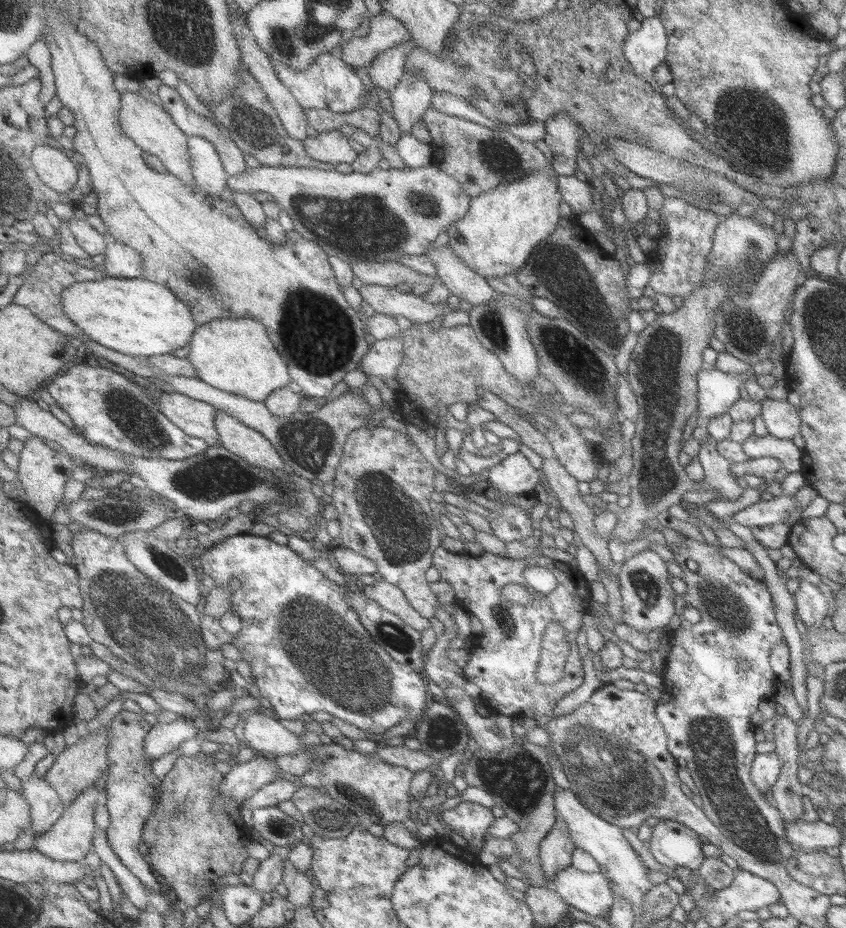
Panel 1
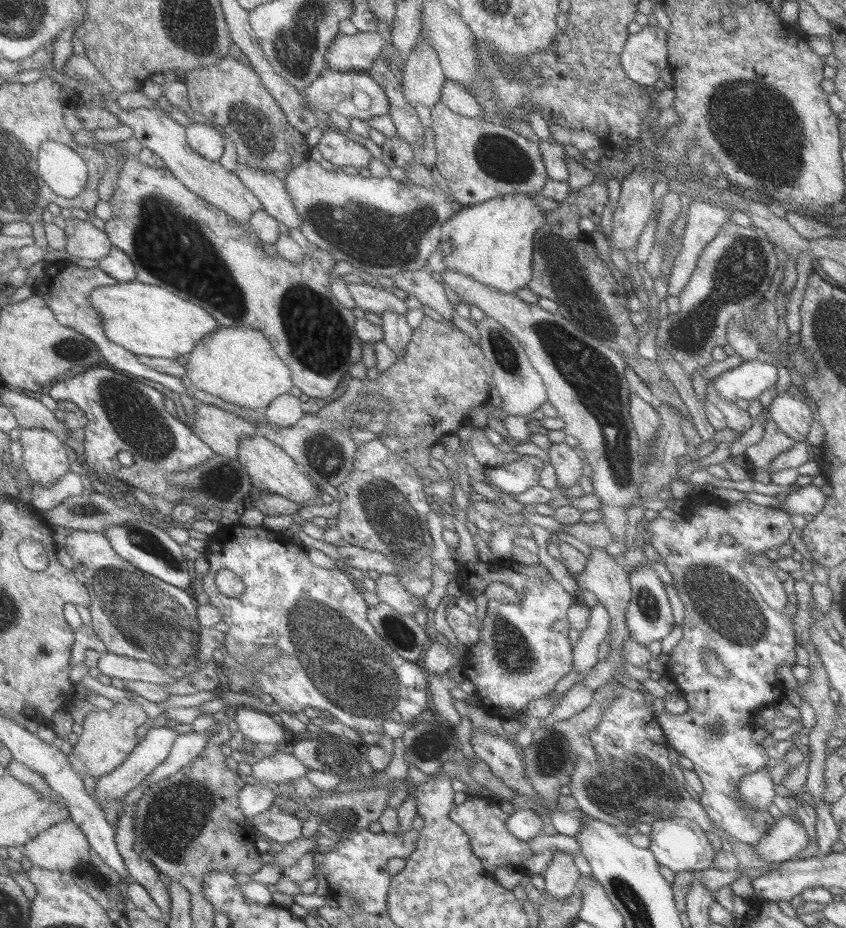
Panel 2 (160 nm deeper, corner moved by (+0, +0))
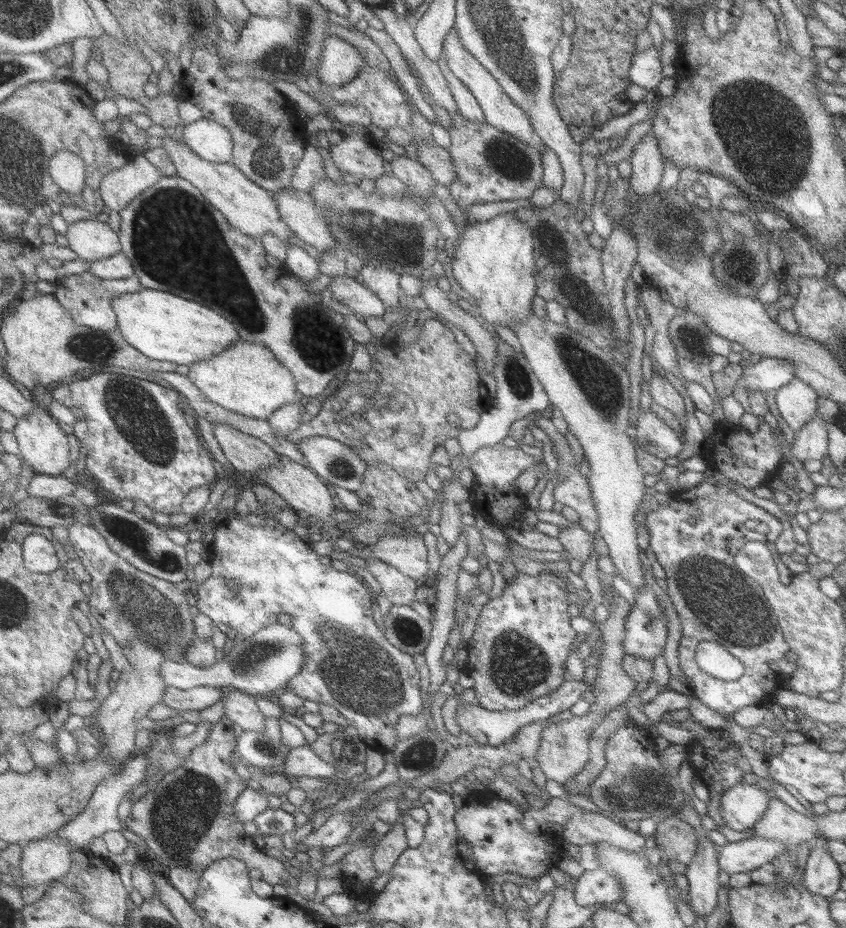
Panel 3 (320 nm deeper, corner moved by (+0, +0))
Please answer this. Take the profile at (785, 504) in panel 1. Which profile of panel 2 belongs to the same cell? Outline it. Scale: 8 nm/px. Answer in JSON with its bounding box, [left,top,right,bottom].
[768,485,826,516]

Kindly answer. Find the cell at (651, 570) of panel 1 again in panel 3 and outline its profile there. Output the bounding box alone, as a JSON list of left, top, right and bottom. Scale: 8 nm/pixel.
[625,588,669,661]

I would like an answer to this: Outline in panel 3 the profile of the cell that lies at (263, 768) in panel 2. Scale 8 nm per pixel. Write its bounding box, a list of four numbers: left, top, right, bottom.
[284,745,338,782]

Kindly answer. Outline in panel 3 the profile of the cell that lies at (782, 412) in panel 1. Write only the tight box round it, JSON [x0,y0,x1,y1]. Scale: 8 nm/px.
[773,377,817,433]

